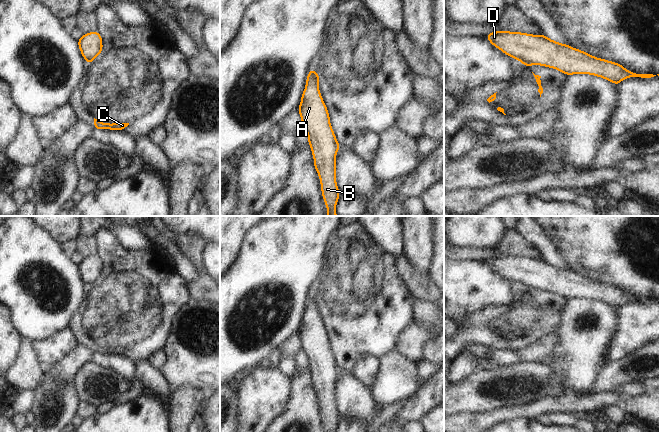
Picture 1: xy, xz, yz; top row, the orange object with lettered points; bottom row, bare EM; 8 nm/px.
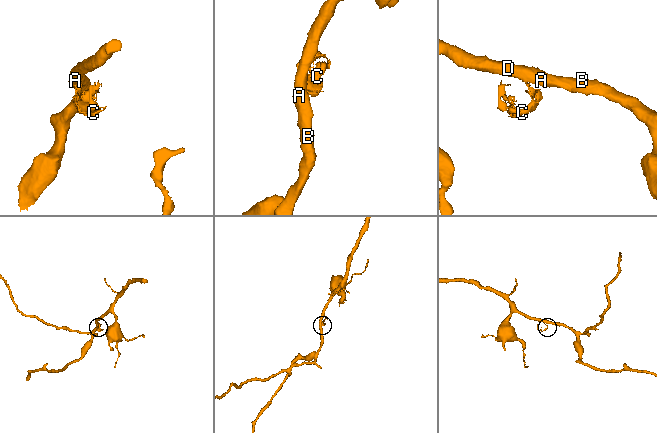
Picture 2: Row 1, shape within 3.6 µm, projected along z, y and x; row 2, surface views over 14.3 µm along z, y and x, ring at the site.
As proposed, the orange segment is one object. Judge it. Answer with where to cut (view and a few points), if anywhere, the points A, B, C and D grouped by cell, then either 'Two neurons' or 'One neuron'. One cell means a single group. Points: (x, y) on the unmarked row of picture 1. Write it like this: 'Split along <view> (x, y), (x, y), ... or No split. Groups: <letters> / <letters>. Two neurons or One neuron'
Split along yz (521, 285), (530, 289). Groups: A B D / C. Two neurons.

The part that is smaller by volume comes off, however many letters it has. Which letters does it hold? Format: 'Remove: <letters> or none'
Remove: C

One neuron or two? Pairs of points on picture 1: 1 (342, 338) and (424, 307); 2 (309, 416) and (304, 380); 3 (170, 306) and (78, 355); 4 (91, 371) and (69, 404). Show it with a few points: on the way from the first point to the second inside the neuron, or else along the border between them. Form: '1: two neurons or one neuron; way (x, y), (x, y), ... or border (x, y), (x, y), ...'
1: two neurons; border (413, 298), (412, 317)
2: one neuron; way (304, 407), (304, 389)
3: two neurons; border (78, 344), (83, 344), (94, 352)
4: two neurons; border (71, 382), (80, 402)

